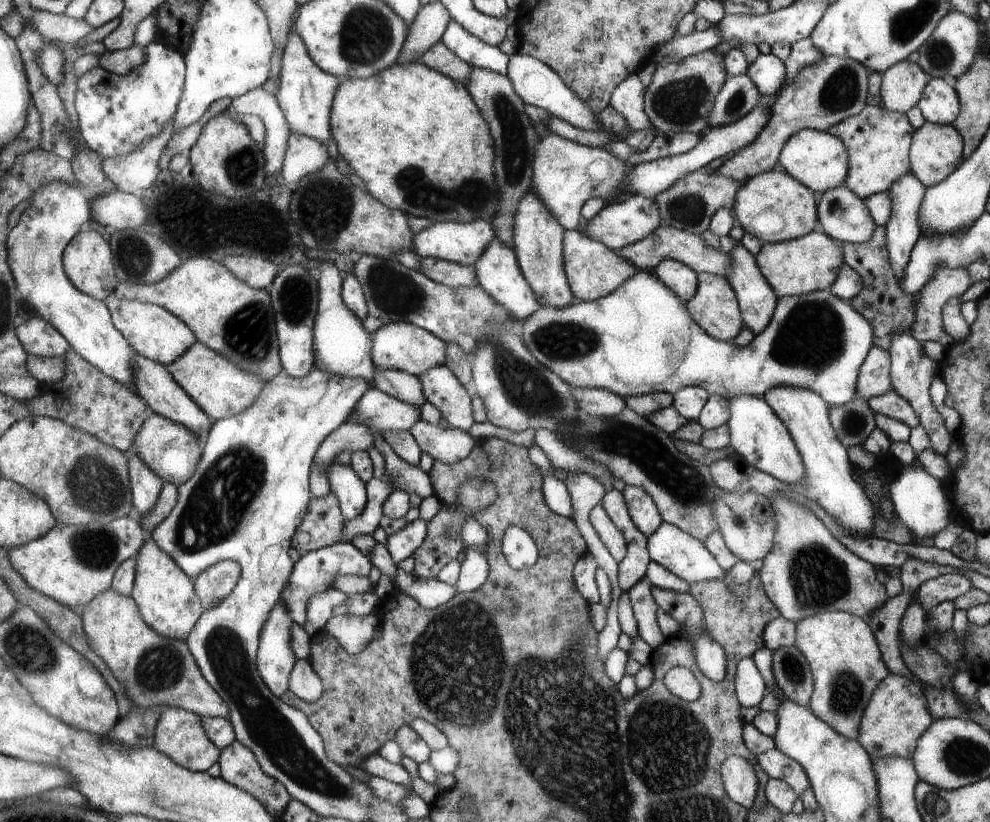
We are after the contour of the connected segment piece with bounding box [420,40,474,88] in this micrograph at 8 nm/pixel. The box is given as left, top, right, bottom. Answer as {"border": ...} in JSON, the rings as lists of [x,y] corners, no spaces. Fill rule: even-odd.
{"border":[[[441,40],[421,56],[420,62],[438,72],[445,73],[446,76],[453,77],[454,80],[461,81],[467,88],[470,85],[470,74],[474,71],[473,65],[463,61]]]}

